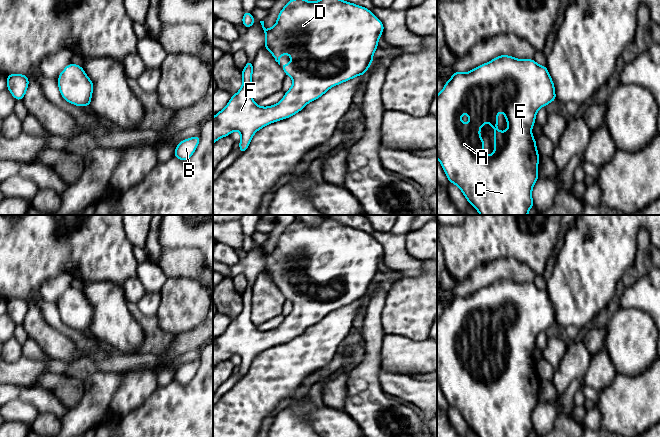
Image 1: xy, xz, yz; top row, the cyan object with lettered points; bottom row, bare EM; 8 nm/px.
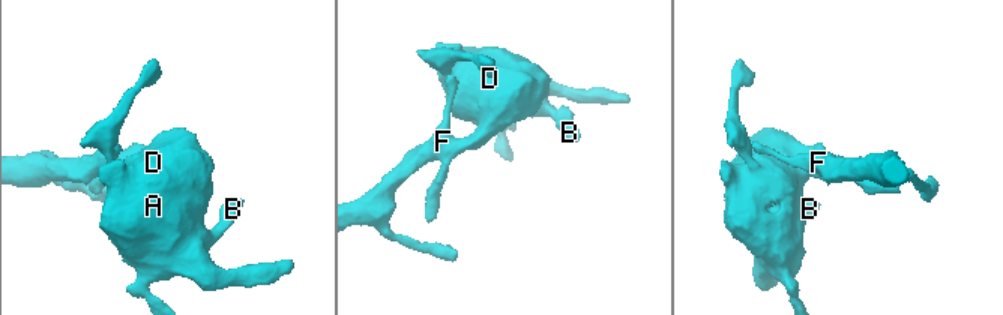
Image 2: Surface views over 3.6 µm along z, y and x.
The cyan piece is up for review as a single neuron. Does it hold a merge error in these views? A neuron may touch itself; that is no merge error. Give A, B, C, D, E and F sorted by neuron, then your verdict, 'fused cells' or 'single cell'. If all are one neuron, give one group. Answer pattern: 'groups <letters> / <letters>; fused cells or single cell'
groups A B C D E F; single cell

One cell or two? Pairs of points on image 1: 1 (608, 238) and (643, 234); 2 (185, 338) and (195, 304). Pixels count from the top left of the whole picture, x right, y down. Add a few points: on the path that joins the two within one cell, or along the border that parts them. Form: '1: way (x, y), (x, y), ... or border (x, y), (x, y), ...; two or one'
1: border (643, 227), (637, 233), (637, 252), (634, 258); two
2: border (202, 322), (191, 330), (175, 335); two

